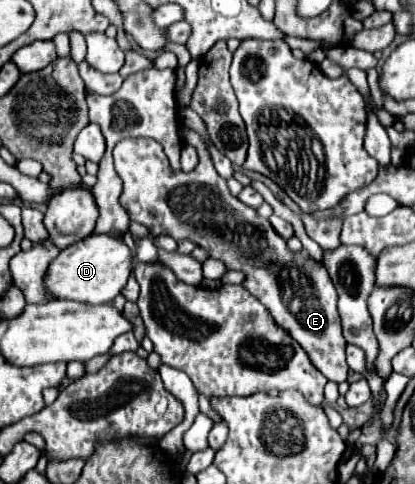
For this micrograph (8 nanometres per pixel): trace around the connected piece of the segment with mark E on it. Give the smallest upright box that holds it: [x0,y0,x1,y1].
[113,139,347,383]

